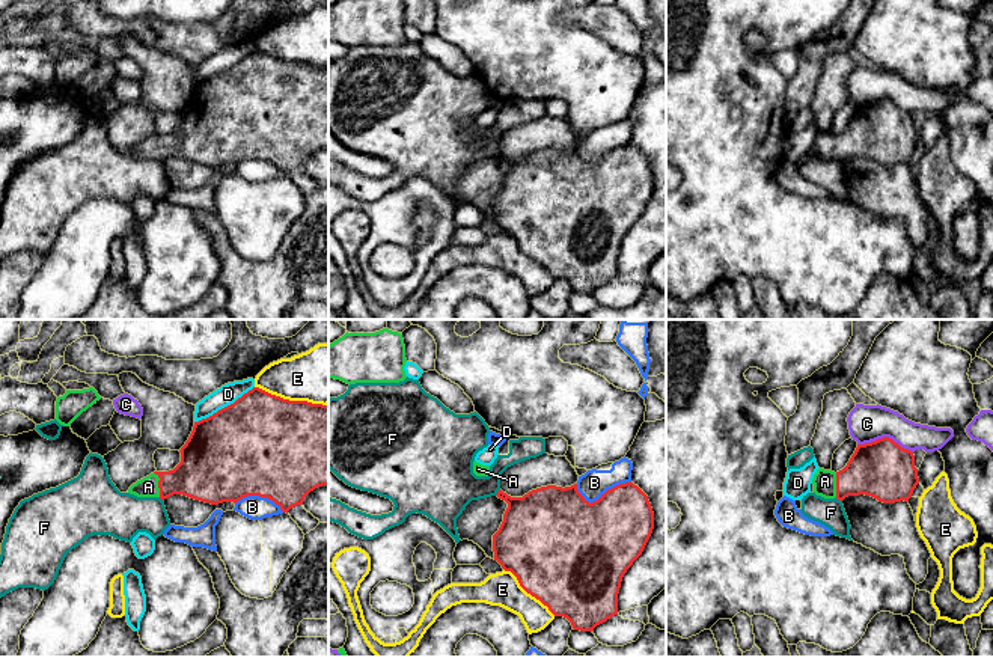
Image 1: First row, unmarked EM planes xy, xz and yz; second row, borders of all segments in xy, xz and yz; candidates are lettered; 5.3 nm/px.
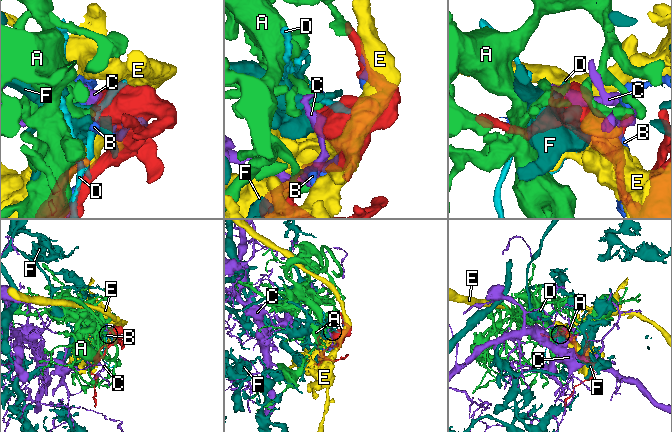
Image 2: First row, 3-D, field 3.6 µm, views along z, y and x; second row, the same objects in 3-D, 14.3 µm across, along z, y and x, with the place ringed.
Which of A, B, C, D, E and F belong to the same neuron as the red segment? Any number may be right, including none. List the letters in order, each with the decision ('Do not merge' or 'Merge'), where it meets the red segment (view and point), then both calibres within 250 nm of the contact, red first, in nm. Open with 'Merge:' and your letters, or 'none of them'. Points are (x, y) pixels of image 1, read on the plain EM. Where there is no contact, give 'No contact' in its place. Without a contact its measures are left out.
Merge: A
A: Merge. Touches red at xy (158, 146). Thickness 280 nm (red) against 110 nm
B: Do not merge. Touches red at xz (604, 155). Thickness 420 nm (red) against 150 nm
C: Do not merge. Touches red at yz (885, 100). Thickness 320 nm (red) against 200 nm
D: Do not merge. Touches red at xy (225, 70). Thickness 500 nm (red) against 110 nm
E: Do not merge. Touches red at xy (291, 64). Thickness 500 nm (red) against 320 nm
F: Do not merge. Touches red at xz (498, 154). Thickness 300 nm (red) against 260 nm

